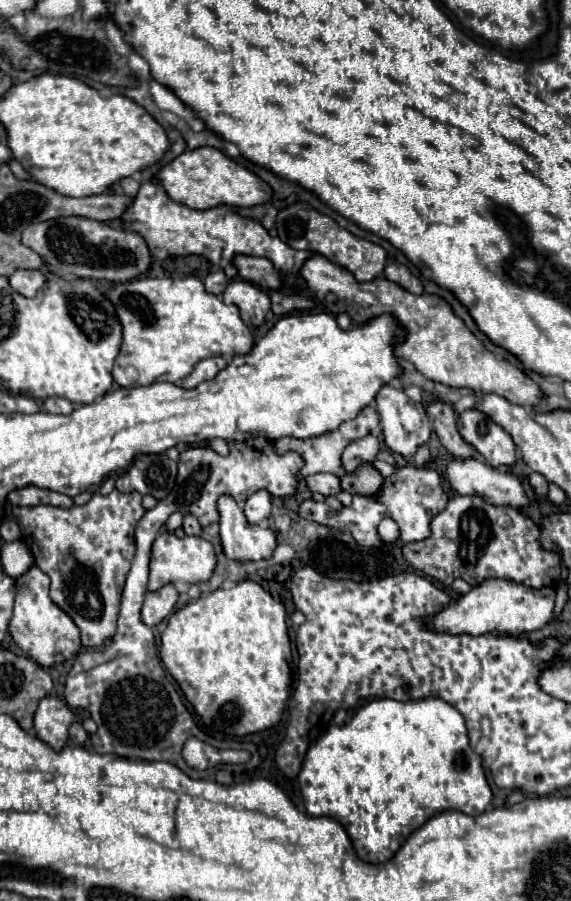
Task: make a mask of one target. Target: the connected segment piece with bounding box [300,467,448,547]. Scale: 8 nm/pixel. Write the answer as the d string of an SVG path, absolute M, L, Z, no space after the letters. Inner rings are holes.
M402 467L398 469L392 477L386 477L382 483L382 493L370 495L370 497L360 497L356 495L350 507L342 507L340 515L330 515L330 505L328 503L316 503L316 501L304 501L300 505L300 517L308 521L316 521L328 527L340 525L340 529L348 529L352 537L362 545L362 547L378 547L380 541L370 541L370 537L378 537L376 527L384 517L392 517L398 527L400 527L400 539L398 545L410 543L410 541L420 541L430 535L430 521L446 507L448 495L442 489L442 477L434 469L426 467Z

